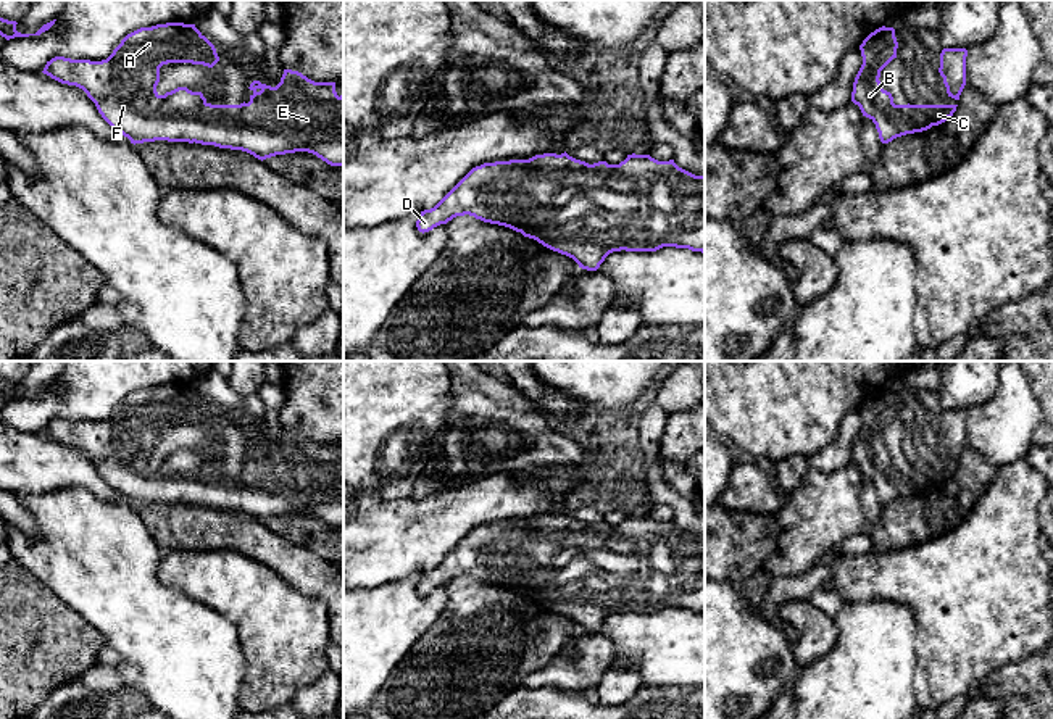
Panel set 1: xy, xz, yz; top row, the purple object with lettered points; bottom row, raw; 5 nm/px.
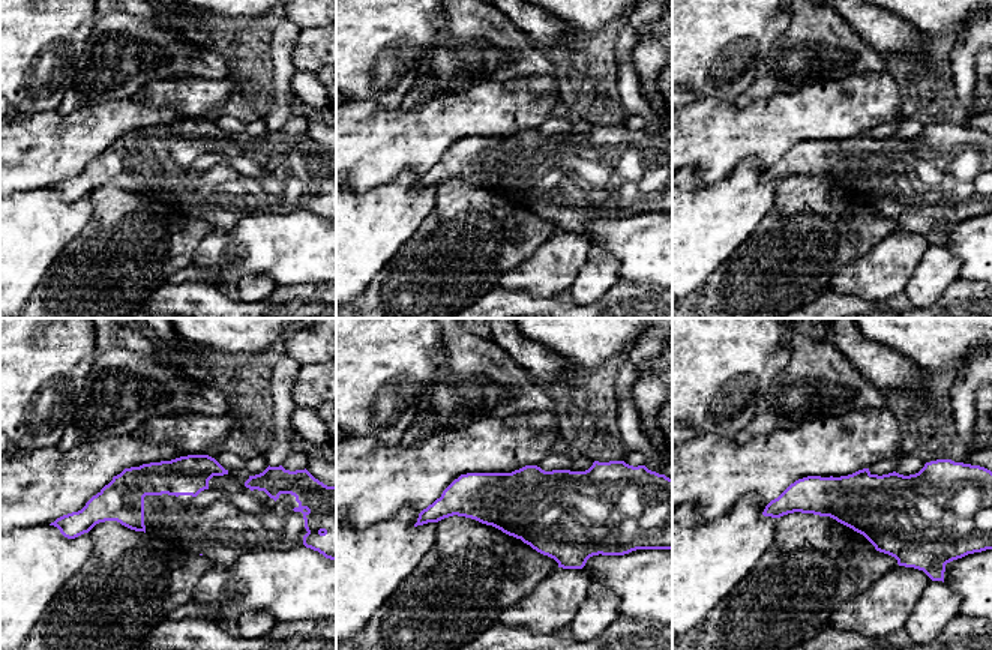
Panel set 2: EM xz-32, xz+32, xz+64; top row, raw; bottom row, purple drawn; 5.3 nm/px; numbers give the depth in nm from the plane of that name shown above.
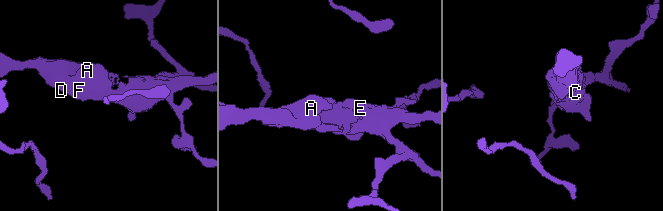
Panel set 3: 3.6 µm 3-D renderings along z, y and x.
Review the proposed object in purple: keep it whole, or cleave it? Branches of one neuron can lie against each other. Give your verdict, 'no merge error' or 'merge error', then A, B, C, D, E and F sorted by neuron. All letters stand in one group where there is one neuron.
no merge error; groups A B C D E F

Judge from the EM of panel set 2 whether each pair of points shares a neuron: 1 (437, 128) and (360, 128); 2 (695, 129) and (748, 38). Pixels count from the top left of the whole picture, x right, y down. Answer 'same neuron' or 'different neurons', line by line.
1: same neuron
2: different neurons

